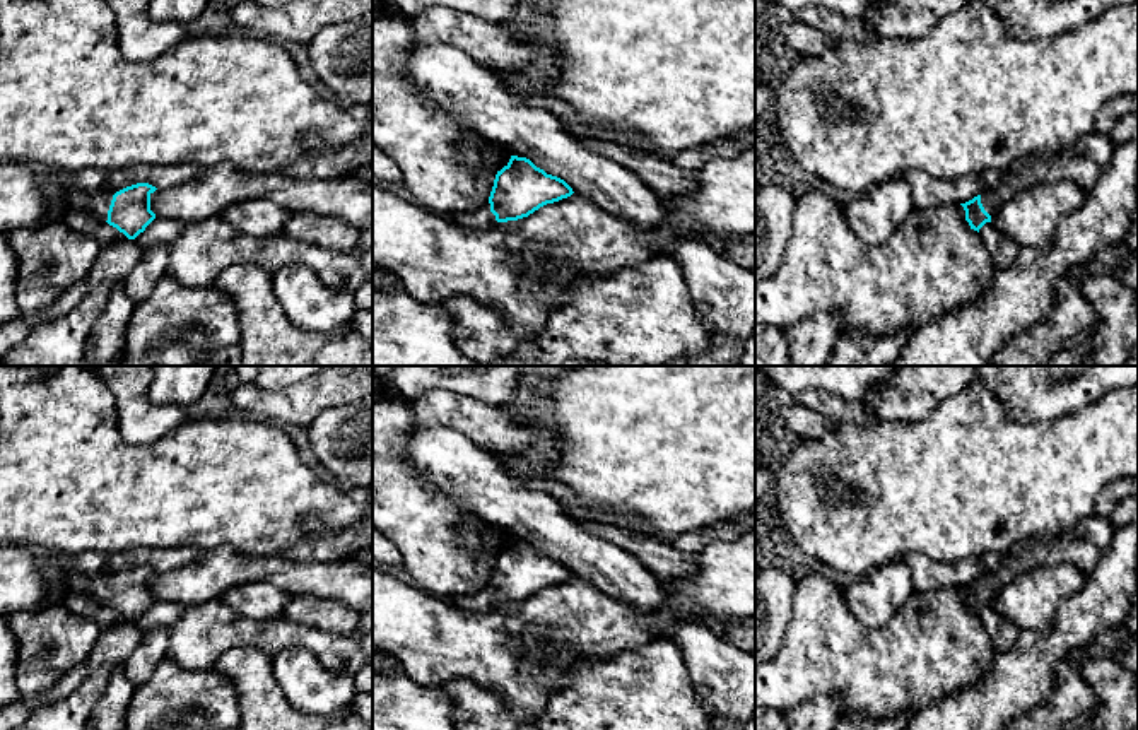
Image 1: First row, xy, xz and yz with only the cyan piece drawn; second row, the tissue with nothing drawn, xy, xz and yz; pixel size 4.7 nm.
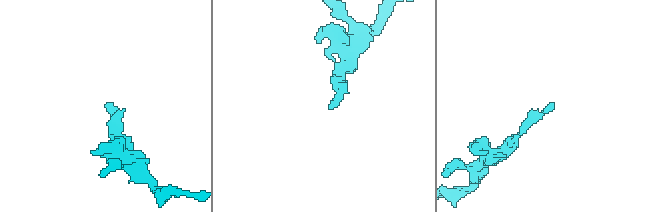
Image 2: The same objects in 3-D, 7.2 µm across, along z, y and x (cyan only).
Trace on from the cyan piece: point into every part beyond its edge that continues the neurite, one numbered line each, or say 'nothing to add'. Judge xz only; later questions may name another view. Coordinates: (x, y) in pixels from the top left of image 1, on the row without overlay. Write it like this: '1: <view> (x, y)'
1: xz (482, 599)

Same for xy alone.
1: xy (98, 587)

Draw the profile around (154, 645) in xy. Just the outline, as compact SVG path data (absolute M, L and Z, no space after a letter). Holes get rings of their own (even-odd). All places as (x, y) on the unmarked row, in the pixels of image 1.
M155 626L142 634L138 646L123 663L123 670L135 687L149 680L157 665L167 658L169 643L171 629L167 626Z

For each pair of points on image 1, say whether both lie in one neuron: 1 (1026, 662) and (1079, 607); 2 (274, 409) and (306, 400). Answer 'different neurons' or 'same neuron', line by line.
1: same neuron
2: same neuron

